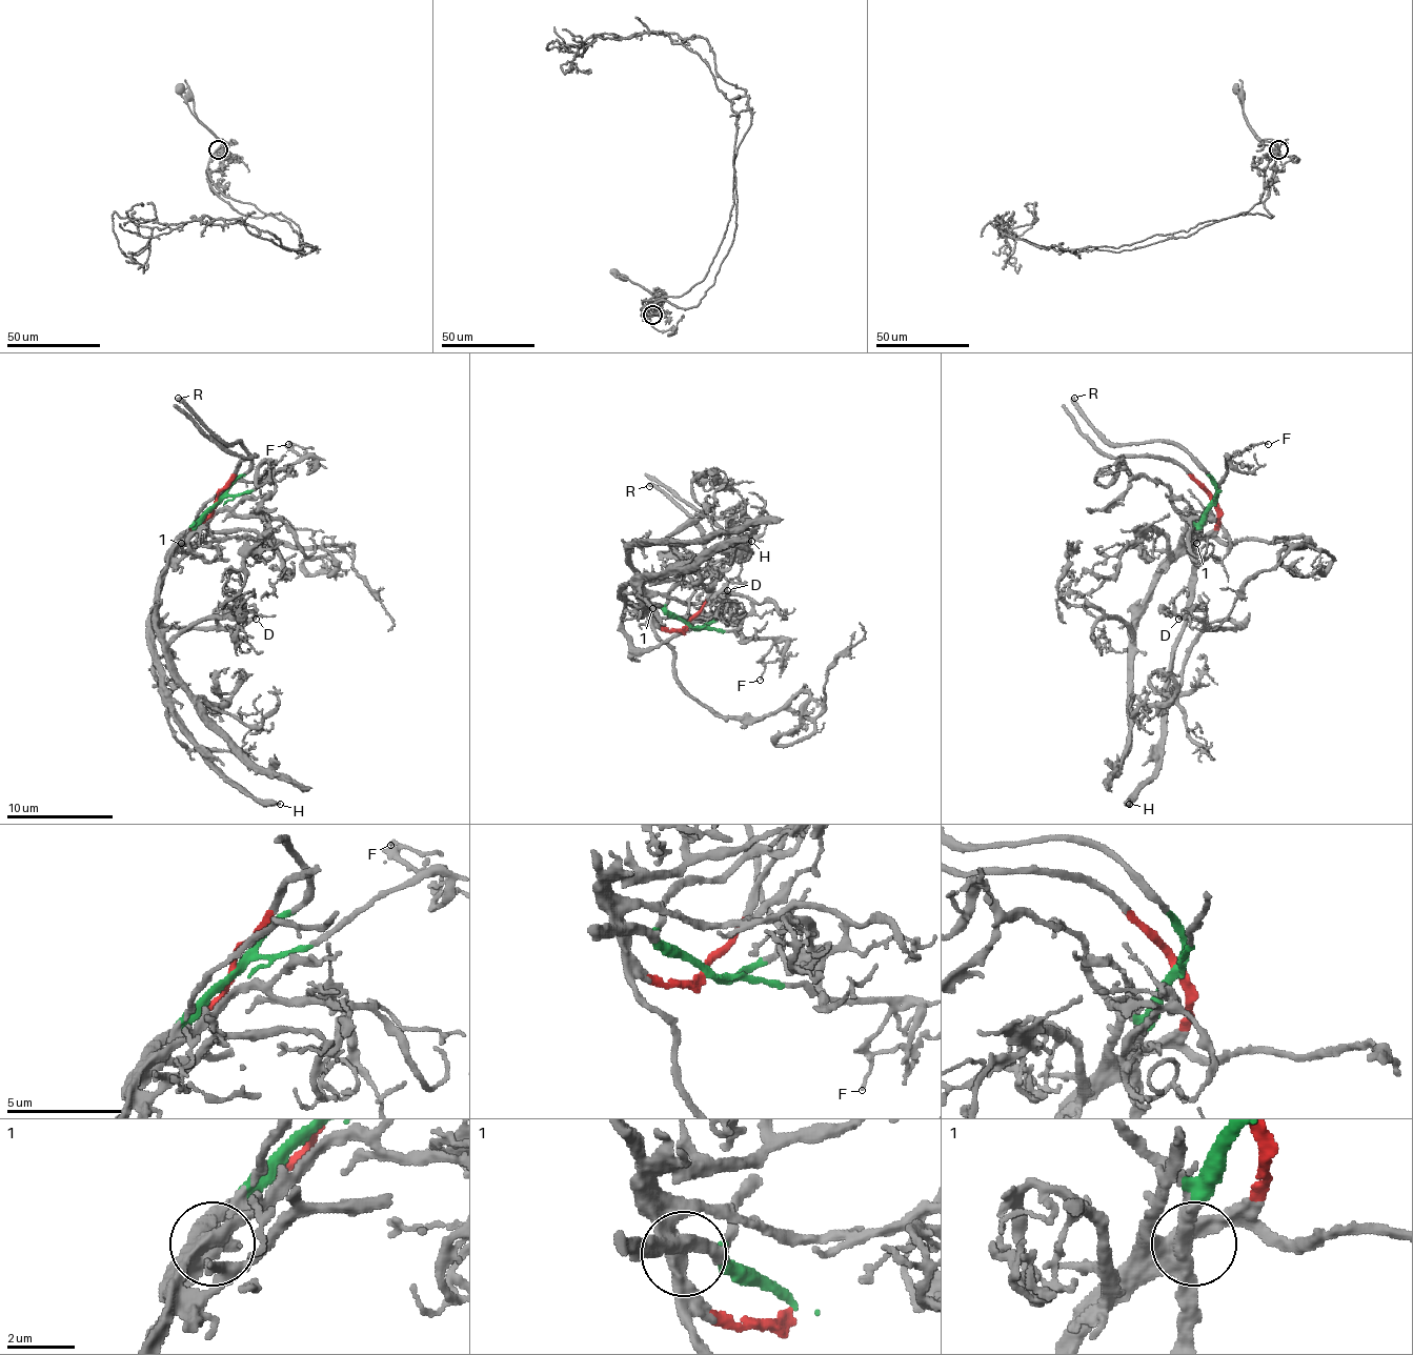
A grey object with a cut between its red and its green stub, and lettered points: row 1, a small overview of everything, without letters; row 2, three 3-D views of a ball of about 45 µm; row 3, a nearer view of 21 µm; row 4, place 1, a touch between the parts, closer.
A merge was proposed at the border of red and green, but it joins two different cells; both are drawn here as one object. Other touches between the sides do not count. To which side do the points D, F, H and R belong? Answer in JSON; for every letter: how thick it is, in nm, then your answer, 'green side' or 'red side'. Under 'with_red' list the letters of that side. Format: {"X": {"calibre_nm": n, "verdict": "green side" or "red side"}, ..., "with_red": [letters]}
{"D": {"calibre_nm": 110, "verdict": "green side"}, "F": {"calibre_nm": 120, "verdict": "green side"}, "H": {"calibre_nm": 340, "verdict": "green side"}, "R": {"calibre_nm": 320, "verdict": "green side"}, "with_red": []}

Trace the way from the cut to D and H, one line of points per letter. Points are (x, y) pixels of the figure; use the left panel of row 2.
D: (217, 502), (163, 577), (153, 628), (158, 684), (150, 622), (225, 628), (246, 625), (251, 611), (255, 620)
H: (217, 502), (166, 569), (153, 617), (158, 675), (180, 727), (217, 767), (258, 799), (279, 805)

